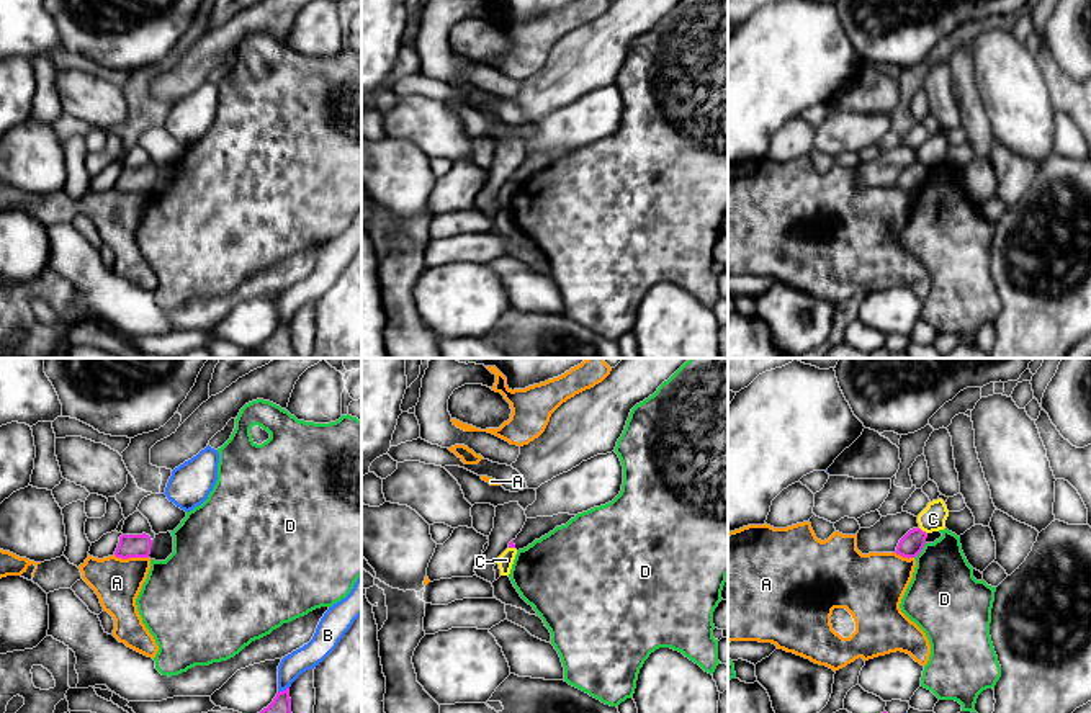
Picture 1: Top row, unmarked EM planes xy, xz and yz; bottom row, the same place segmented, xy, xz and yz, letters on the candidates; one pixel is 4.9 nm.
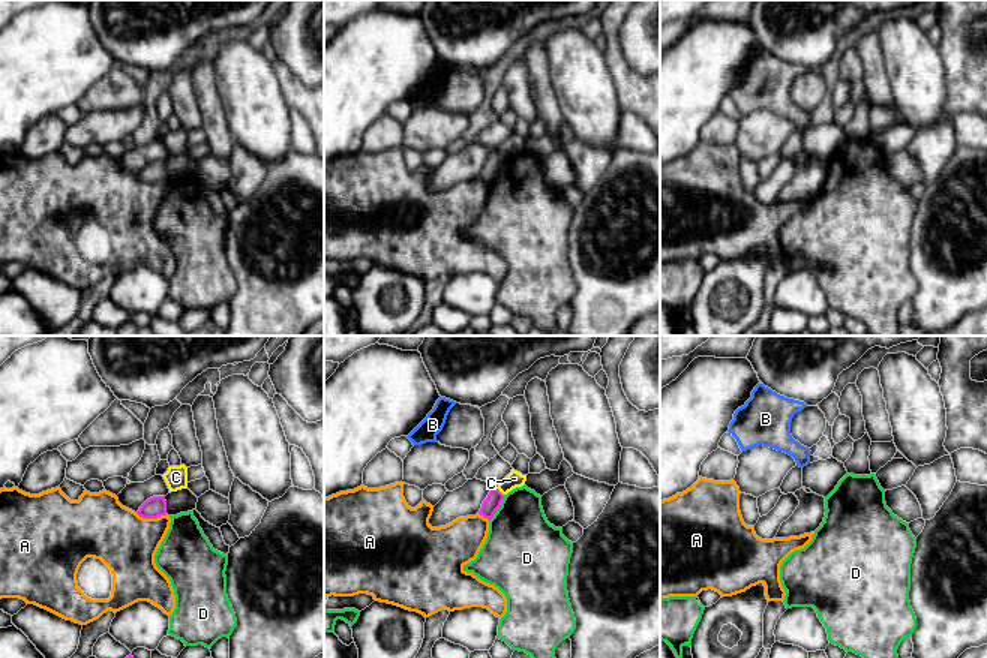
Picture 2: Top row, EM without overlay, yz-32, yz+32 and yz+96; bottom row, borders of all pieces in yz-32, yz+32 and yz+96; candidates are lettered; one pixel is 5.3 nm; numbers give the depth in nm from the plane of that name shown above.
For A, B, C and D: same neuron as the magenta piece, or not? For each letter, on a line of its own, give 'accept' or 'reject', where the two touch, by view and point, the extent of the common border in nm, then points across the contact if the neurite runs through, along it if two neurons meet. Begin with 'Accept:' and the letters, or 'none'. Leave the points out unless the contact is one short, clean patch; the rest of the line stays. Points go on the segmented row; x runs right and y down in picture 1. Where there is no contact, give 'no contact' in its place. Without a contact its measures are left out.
Accept: none
A: reject; meets magenta in xy at (131, 556); contact 180 nm long
B: reject; meets magenta in xy at (283, 690); contact 70 nm long
C: reject; meets magenta in yz at (921, 530); contact 50 nm long; border along yz (920, 527), (926, 533)
D: reject; meets magenta in yz at (921, 550); contact 100 nm long

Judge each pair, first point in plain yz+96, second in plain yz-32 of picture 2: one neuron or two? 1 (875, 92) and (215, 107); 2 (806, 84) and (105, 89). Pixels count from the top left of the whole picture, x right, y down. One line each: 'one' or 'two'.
1: one
2: one

